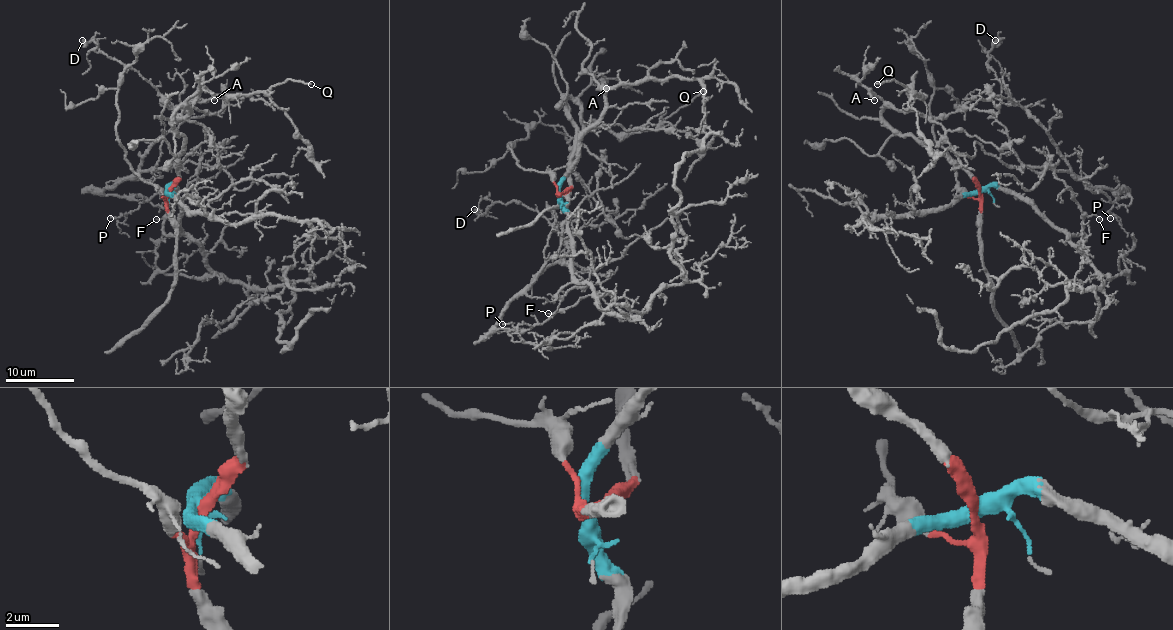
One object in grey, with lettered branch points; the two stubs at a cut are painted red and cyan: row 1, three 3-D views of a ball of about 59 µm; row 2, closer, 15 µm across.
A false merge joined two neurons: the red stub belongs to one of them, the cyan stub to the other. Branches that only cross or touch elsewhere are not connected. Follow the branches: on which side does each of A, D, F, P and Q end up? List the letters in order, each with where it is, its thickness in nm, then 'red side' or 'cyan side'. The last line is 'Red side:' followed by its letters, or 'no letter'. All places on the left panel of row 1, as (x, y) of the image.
A: at (214, 100); 240 nm thick; red side
D: at (82, 40); 400 nm thick; red side
F: at (156, 219); 100 nm thick; cyan side
P: at (110, 218); 100 nm thick; red side
Q: at (311, 84); 170 nm thick; red side
Red side: A, D, P, Q

